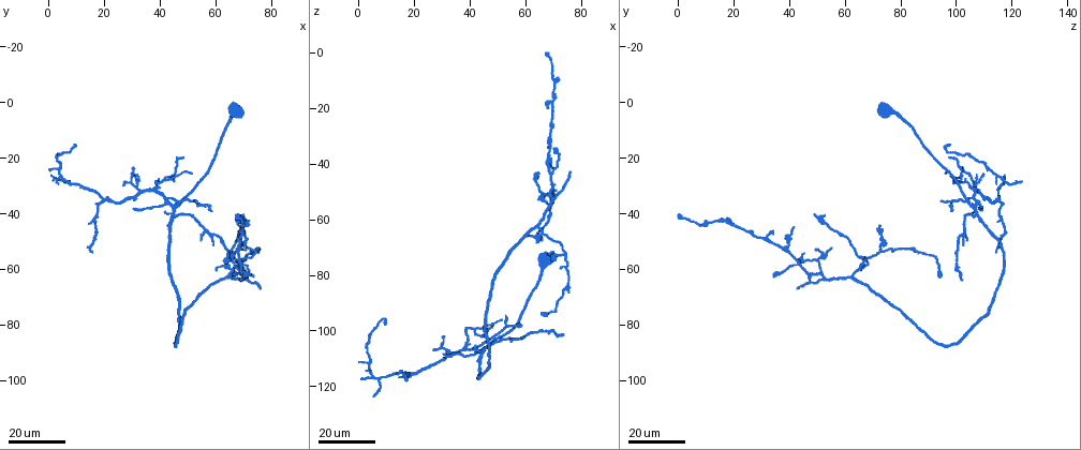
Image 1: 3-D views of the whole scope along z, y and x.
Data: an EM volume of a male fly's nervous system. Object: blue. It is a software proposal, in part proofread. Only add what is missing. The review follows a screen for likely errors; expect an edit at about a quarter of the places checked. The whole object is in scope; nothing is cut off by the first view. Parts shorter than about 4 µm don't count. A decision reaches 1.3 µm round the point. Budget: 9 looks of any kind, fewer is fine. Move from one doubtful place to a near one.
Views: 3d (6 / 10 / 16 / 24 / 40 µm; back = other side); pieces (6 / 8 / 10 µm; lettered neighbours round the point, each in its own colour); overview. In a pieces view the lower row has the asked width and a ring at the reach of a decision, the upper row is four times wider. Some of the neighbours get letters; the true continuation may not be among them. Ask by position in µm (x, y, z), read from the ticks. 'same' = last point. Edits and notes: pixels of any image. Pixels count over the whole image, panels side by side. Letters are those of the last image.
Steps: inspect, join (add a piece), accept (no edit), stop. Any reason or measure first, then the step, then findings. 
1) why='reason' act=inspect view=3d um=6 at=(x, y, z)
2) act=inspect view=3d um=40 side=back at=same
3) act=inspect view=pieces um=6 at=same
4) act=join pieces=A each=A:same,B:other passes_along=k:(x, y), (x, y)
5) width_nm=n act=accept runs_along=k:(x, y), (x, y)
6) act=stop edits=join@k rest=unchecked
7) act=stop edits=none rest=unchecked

act=inspect view=3d um=24 at=(48, 20, 97)

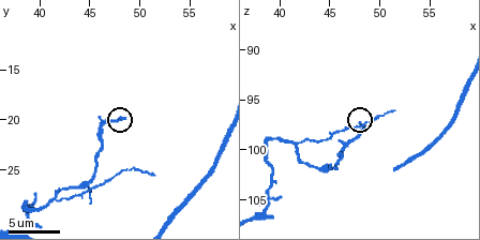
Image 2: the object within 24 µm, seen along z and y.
act=inspect view=pieces um=10 at=same

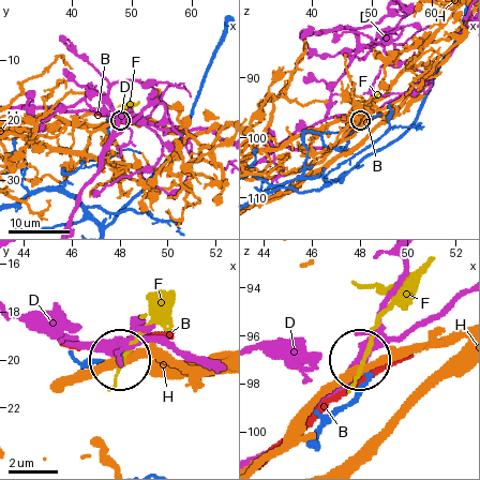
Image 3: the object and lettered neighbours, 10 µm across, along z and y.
act=accept each=B:other,D:other,F:other,H:other found='none of them fits'

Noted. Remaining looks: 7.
why='free end' act=inspect view=3d um=24 at=(73, 63, 101)

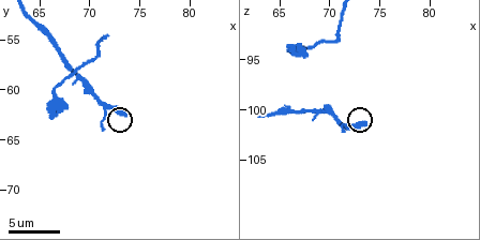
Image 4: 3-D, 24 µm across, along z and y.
act=inspect view=pieces um=10 at=(73.6, 62.4, 101.4)

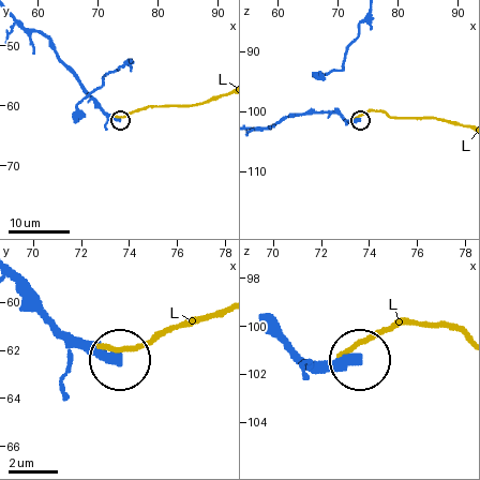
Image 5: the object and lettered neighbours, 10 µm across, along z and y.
act=accept each=L:other runs_along=5:(21, 287), (71, 336), (118, 359) found='no lettered piece goes on from it'

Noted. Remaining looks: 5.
why='an open end' act=inspect view=3d um=16 at=(76, 67, 43)

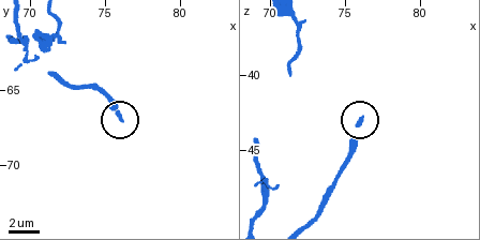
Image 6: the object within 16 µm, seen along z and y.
act=inspect view=pieces um=10 at=(76.0, 66.8, 43.0)

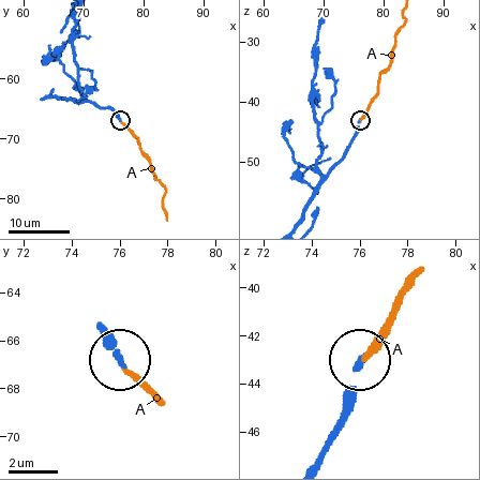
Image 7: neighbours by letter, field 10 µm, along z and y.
act=join pieces=A each=A:same passes_along=7:(334, 425), (368, 347), (413, 273) found='it goes on there'

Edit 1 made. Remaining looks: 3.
act=inspect view=overview

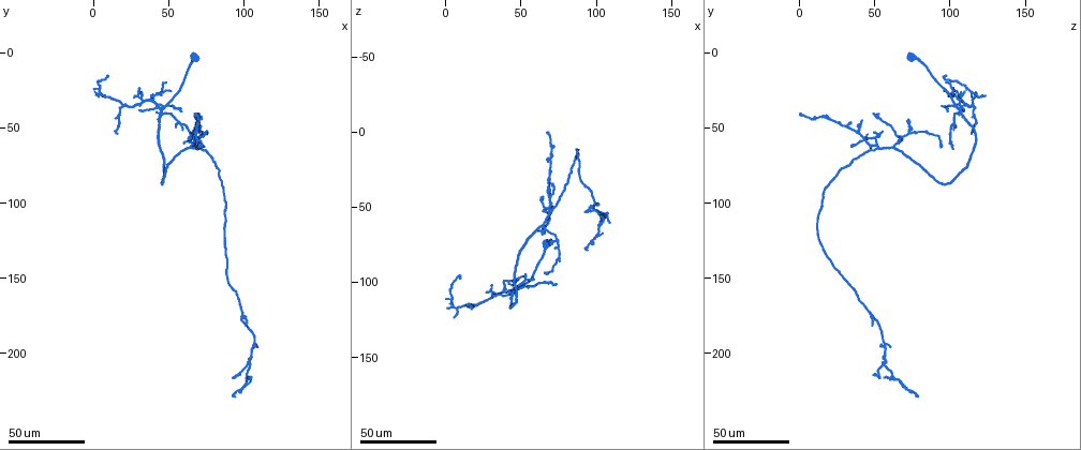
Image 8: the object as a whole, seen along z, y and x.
act=inspect view=3d um=24 at=(64, 56, 44)

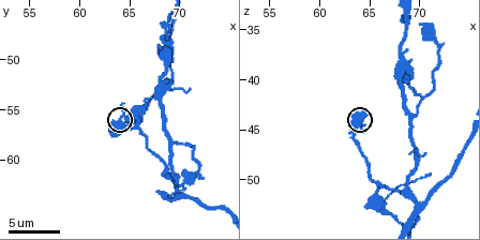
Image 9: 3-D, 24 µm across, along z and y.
why='see the neighbours' act=inspect view=pieces um=6 at=(64.4, 57.2, 43.2)

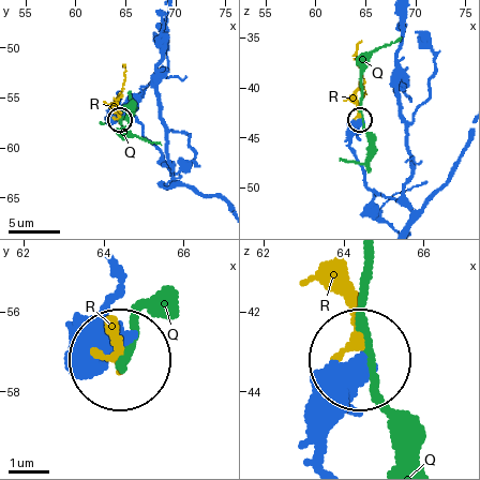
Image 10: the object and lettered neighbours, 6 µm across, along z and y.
act=accept each=Q:other,R:other found='none of them fits'

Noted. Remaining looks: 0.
act=stop edits=join@7 rest=unchecked

